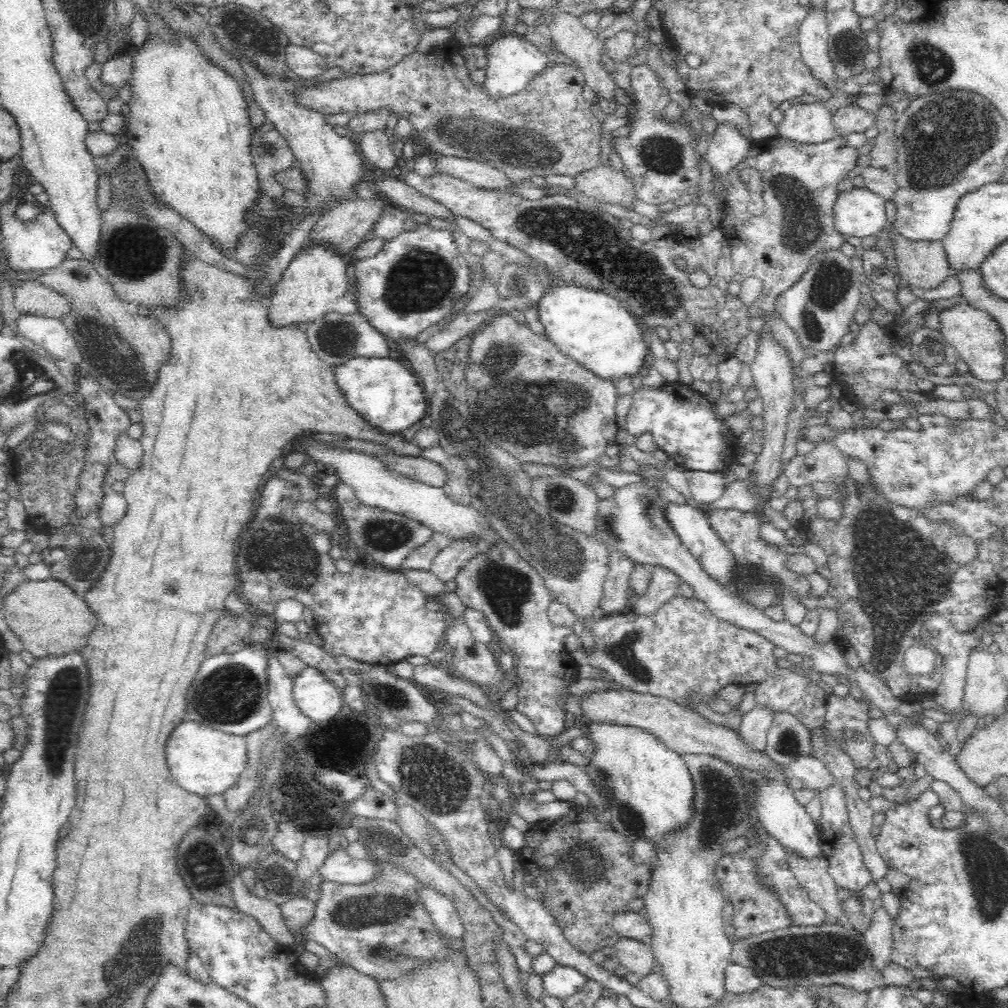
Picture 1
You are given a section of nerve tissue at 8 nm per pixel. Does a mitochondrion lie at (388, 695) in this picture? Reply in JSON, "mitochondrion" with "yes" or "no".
{"mitochondrion":"yes"}

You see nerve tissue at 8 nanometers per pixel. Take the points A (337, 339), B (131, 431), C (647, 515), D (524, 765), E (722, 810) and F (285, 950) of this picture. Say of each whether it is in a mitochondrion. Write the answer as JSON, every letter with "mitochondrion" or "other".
{"A":"mitochondrion","B":"other","C":"mitochondrion","D":"other","E":"mitochondrion","F":"other"}

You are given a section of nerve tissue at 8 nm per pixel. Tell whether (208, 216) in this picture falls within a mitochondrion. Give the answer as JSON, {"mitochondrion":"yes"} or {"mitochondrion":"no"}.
{"mitochondrion":"no"}

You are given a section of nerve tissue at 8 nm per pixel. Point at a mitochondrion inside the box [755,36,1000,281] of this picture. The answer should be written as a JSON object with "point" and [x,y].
{"point":[951,133]}

